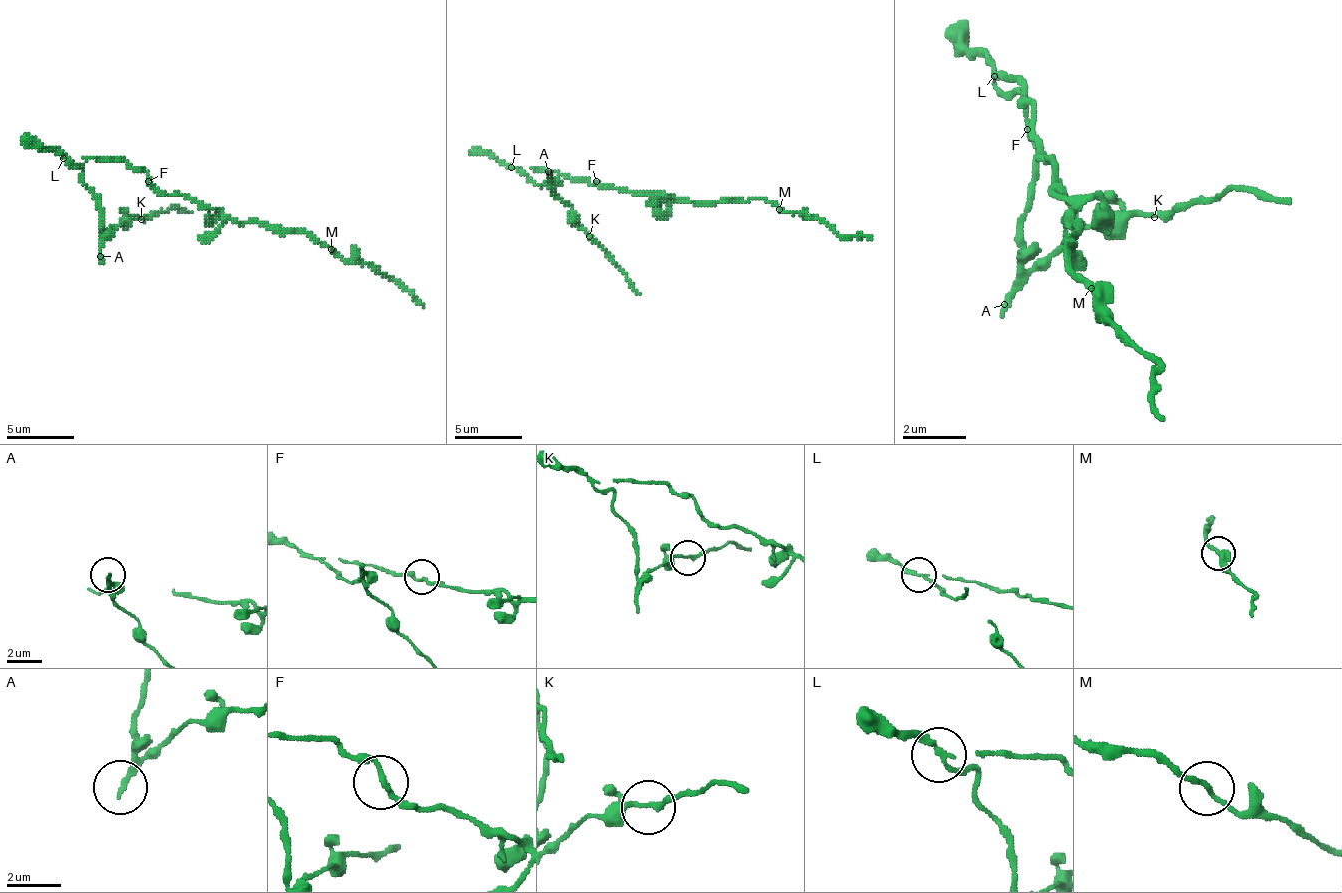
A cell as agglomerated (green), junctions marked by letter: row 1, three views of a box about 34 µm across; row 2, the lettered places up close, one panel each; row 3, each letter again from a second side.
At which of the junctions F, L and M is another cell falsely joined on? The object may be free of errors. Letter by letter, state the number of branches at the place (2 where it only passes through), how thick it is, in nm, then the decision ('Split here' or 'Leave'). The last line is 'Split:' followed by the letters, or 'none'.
F: Branches: 2. Thickness 170 nm. Leave
L: Branches: 2. Thickness 170 nm. Split here
M: Branches: 2. Thickness 170 nm. Leave
Split: L

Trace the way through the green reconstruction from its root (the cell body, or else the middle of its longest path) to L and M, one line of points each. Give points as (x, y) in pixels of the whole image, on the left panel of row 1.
L: (151, 181), (144, 171), (131, 168), (124, 161), (83, 158), (76, 164), (69, 164), (63, 158)
M: (151, 181), (168, 195), (195, 198), (240, 222), (267, 222), (280, 229), (311, 232), (331, 249)

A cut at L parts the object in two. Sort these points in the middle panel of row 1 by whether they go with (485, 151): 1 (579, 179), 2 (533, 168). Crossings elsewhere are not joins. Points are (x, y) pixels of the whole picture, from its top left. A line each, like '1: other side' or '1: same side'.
1: same side
2: same side

